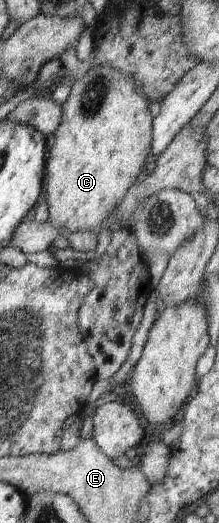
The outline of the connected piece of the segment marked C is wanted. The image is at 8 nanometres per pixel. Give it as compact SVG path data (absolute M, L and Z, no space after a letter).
M108 64L92 66L74 82L69 97L61 105L61 121L54 131L54 145L45 162L45 201L52 227L68 236L77 232L100 231L109 223L110 214L152 158L153 117L148 109L149 104L130 77Z

